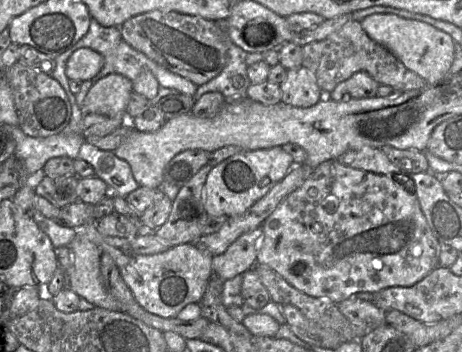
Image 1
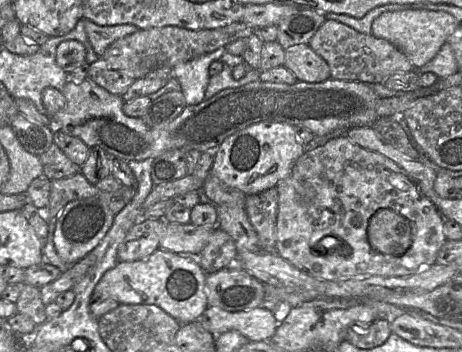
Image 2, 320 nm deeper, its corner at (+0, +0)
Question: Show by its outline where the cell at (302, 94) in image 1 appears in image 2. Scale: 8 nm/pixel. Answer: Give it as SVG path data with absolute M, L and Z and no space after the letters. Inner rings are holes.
M299 44L285 49L283 65L299 81L317 83L330 78L329 65L309 44Z

